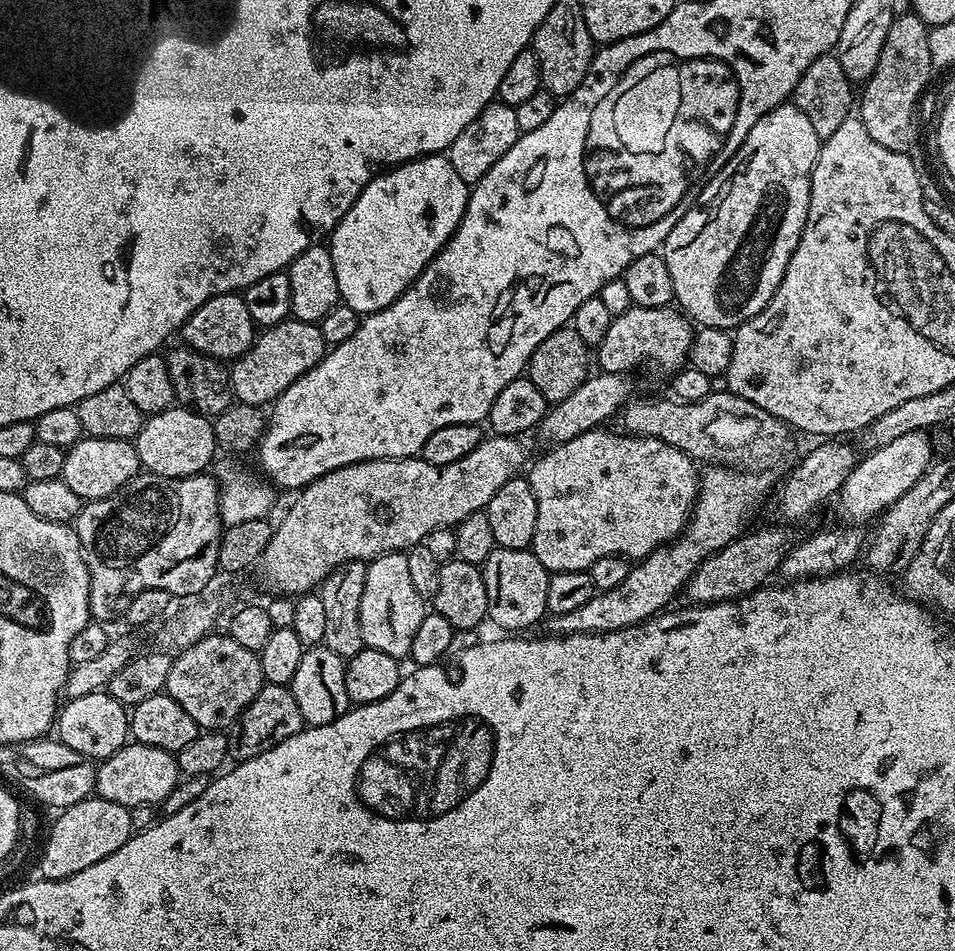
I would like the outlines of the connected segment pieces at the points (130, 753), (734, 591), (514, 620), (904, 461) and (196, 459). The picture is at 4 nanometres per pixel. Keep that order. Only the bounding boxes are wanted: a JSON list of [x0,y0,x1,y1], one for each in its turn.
[[95,742,182,810],[682,528,790,605],[482,547,550,634],[838,431,934,522],[134,406,218,478]]

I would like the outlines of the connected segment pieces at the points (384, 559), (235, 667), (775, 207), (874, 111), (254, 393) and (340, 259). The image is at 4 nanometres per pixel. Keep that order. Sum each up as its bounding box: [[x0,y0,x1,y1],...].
[[360,552,425,658],[179,634,265,730],[662,102,821,330],[858,10,934,153],[231,318,326,405],[330,154,470,314]]

